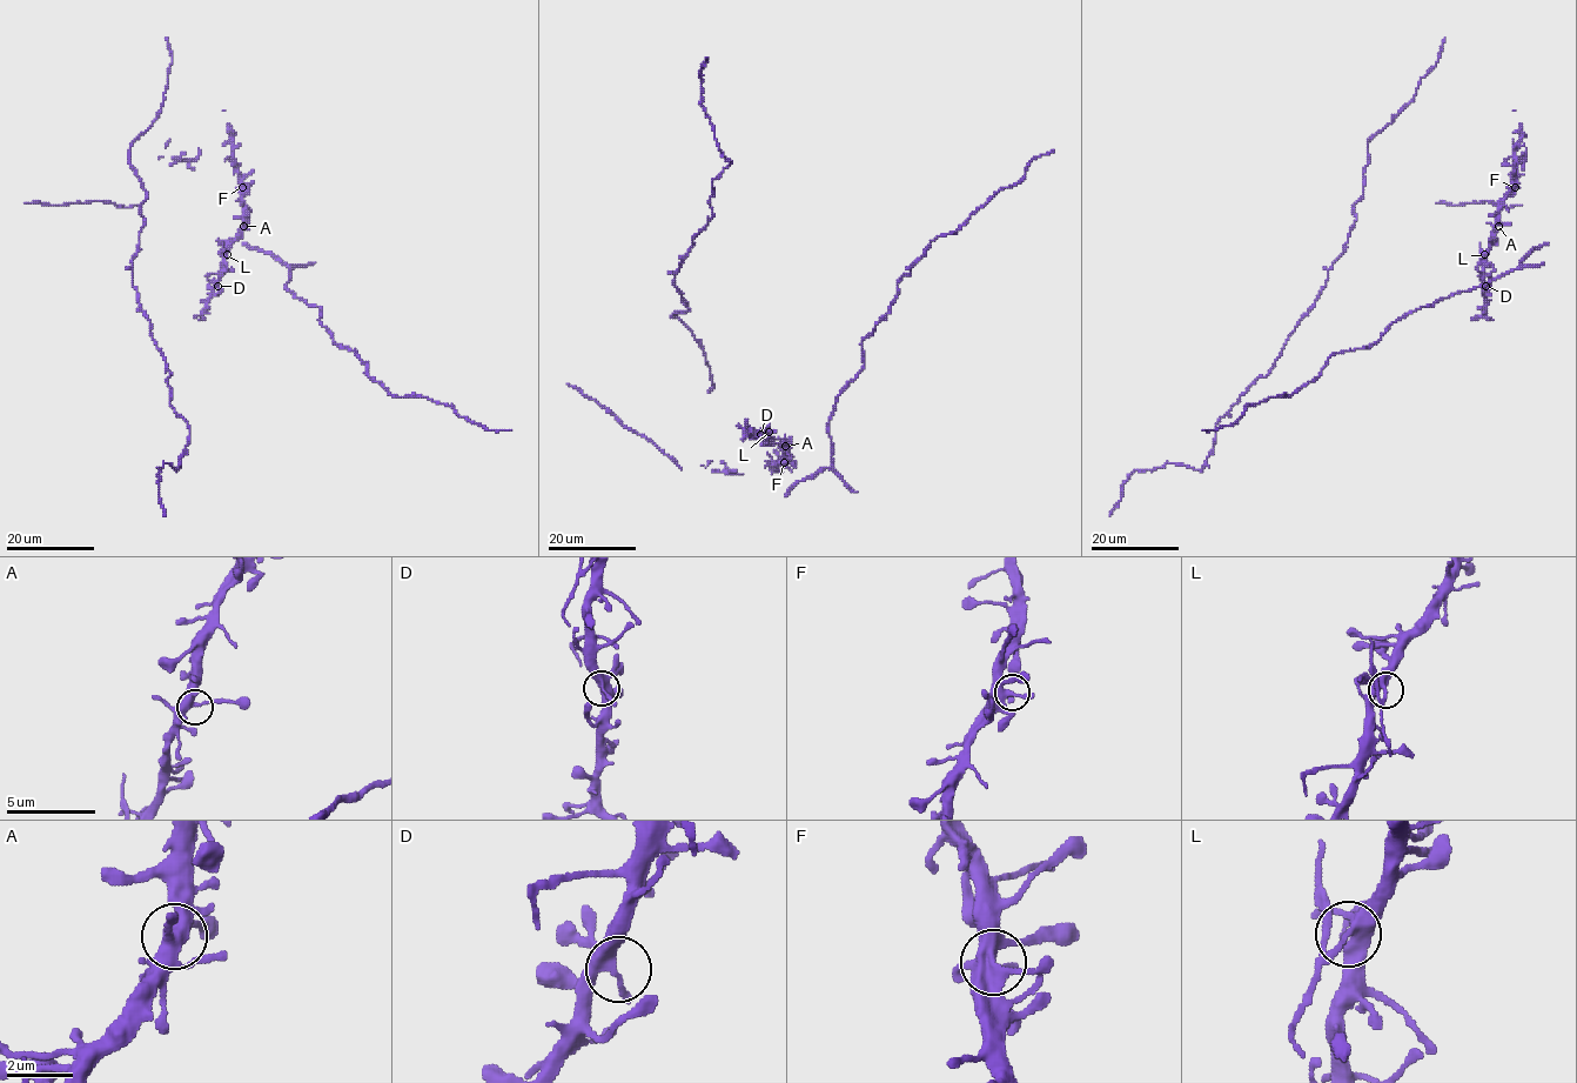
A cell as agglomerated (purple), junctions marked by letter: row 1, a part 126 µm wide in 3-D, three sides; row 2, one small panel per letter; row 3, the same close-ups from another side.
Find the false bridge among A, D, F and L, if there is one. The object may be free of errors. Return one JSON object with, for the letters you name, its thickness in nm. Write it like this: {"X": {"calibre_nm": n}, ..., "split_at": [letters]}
{"L": {"calibre_nm": 320}, "split_at": ["L"]}

